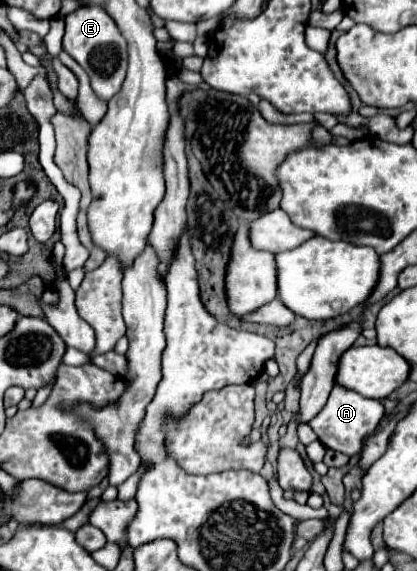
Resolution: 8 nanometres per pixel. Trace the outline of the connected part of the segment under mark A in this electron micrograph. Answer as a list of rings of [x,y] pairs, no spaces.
[[[334,386],[322,412],[316,418],[312,418],[308,424],[326,448],[352,456],[362,448],[362,438],[378,426],[382,416],[384,416],[384,406],[380,400],[370,400],[360,396],[358,392],[350,392],[342,386]]]

